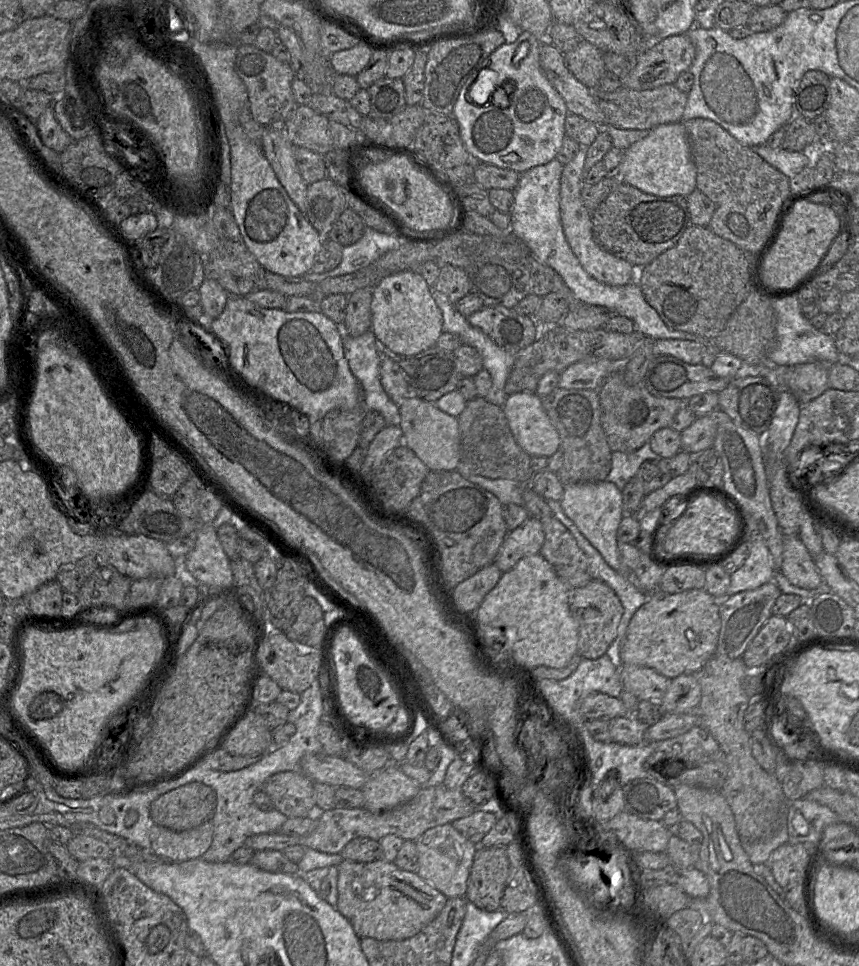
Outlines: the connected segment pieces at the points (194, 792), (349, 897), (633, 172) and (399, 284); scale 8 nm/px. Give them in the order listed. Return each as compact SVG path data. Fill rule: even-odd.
M201 782L187 783L159 796L150 805L152 852L174 863L200 858L212 843L216 804L215 790Z
M383 859L370 863L342 860L337 869L337 911L350 922L359 939L403 941L411 938L437 917L448 899L417 873L401 870Z
M684 122L659 125L649 131L649 134L633 143L623 151L620 165L619 180L630 184L641 191L655 196L688 196L696 189L696 167L691 156Z
M417 270L388 274L372 288L371 331L380 347L395 357L412 357L435 346L443 333L443 316L432 296L431 287Z

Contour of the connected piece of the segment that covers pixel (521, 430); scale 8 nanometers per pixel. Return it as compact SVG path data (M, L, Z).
M536 392L510 394L502 408L515 441L528 455L549 458L560 448L559 433L551 423L542 405L541 397Z

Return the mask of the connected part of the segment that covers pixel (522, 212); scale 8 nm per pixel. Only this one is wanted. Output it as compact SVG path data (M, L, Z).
M554 158L547 164L535 166L520 173L519 181L512 190L515 203L511 213L510 231L513 236L522 240L539 262L548 265L558 273L577 302L603 306L612 310L615 315L625 316L634 322L635 331L653 340L678 339L709 343L704 337L669 328L657 311L648 304L637 281L621 286L611 286L598 281L585 271L567 242L561 223L560 178L563 166Z

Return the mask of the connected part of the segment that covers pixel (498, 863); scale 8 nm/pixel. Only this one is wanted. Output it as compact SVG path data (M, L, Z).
M478 846L468 878L466 899L487 912L499 910L511 871L505 847Z

